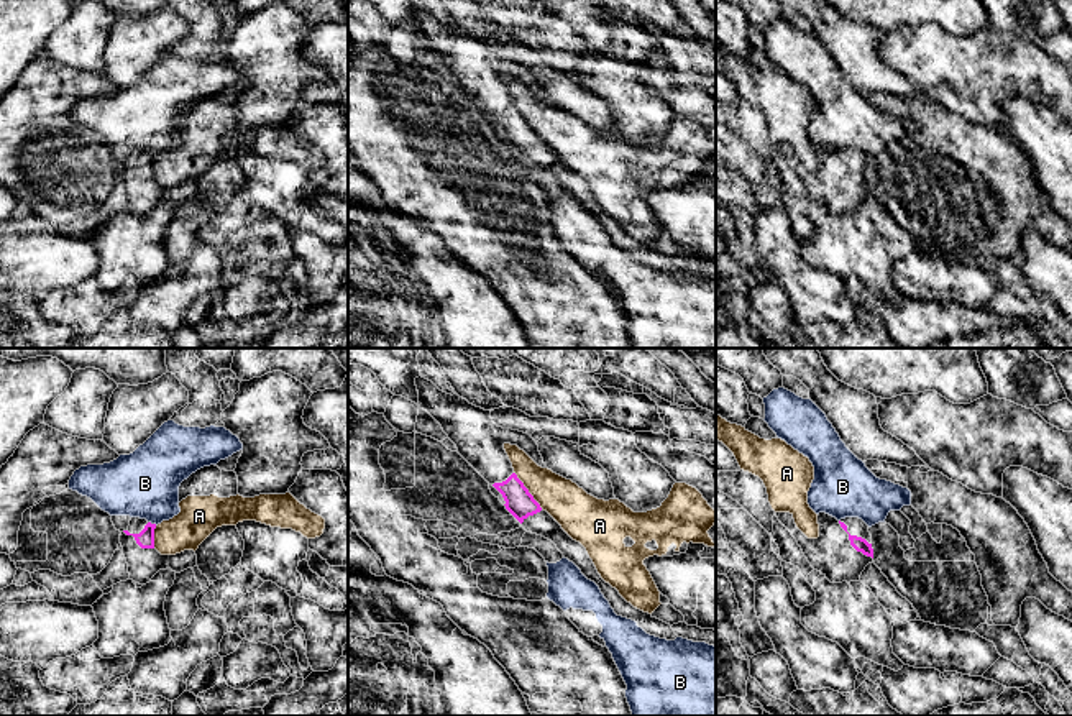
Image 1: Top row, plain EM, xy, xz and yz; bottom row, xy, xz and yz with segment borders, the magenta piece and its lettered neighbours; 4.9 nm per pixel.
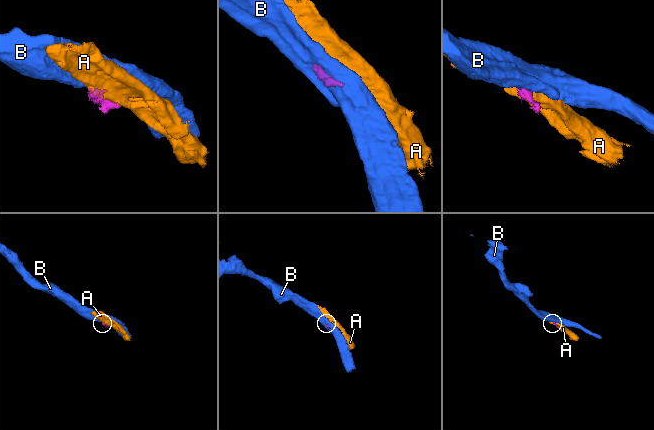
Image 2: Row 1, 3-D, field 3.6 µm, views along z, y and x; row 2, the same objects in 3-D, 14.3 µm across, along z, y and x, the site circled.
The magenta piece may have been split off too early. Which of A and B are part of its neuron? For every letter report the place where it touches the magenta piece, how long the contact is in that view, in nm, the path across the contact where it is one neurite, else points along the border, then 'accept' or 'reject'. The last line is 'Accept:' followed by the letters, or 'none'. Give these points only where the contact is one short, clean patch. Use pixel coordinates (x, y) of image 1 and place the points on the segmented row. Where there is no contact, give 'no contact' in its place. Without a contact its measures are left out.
A: xz (527, 490) | 240 nm | reject
B: xy (153, 524) | 50 nm | along xy (148, 521), (156, 524) | reject
Accept: none

